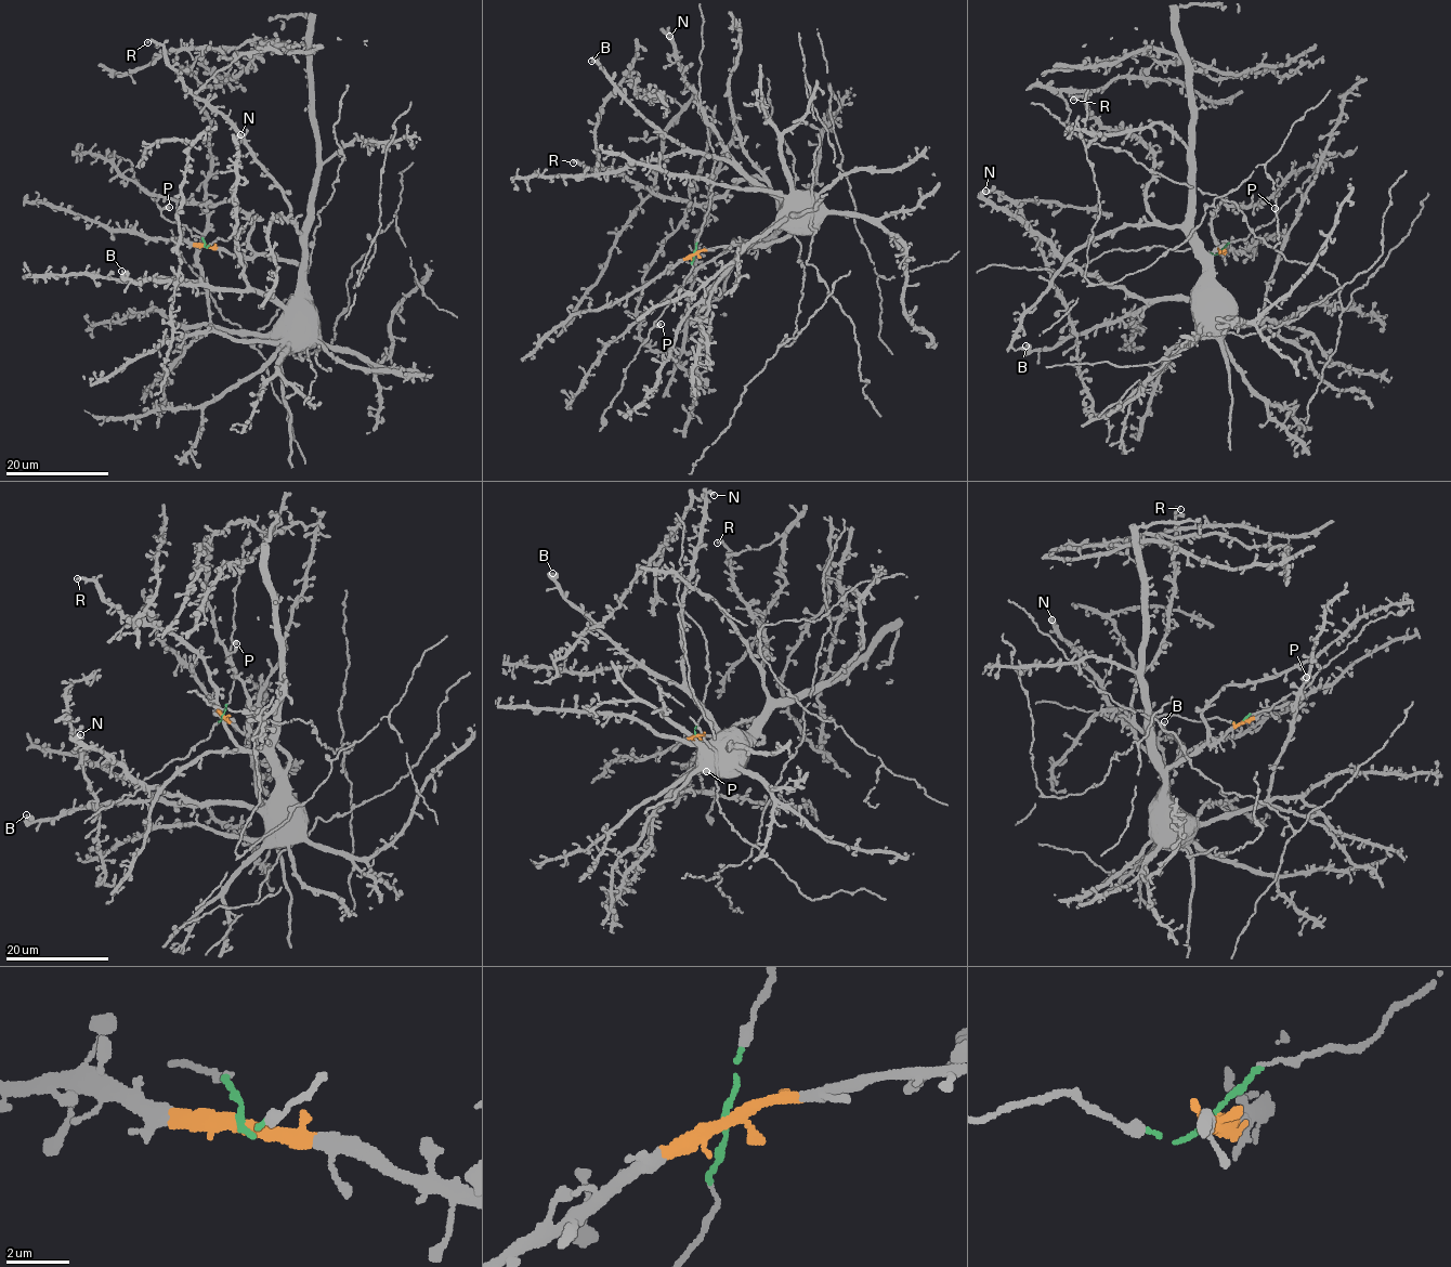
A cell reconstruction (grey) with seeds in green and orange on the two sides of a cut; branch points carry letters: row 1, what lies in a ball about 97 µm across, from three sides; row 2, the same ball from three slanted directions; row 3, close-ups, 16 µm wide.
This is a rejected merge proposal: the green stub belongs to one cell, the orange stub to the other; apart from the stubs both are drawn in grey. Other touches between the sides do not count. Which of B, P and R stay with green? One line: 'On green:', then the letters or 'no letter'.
On green: P

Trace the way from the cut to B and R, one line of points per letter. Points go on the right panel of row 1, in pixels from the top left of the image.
B: (1220, 251), (1226, 243), (1214, 252), (1212, 273), (1195, 298), (1153, 303), (1051, 348), (1027, 345)
R: (1220, 251), (1226, 243), (1208, 253), (1149, 210), (1151, 151), (1092, 116), (1081, 96), (1073, 100)

